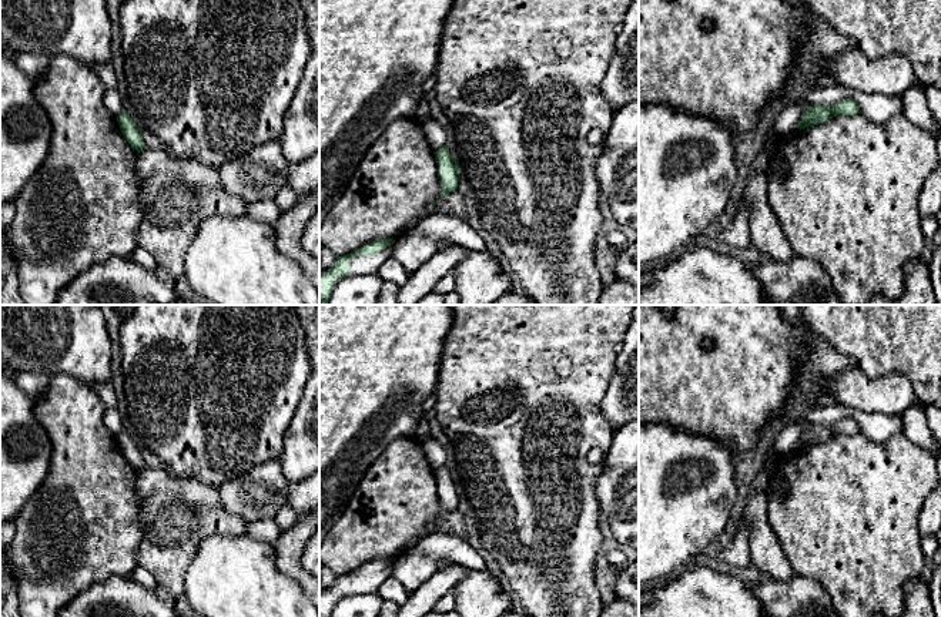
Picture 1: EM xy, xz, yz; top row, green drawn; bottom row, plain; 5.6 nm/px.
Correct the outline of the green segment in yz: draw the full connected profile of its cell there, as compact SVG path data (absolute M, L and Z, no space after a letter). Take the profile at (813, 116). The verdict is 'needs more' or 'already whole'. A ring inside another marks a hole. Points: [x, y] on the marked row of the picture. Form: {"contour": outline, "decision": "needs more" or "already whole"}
{"contour": "M844 98L834 105L813 105L808 107L800 121L797 128L801 131L808 127L814 127L831 120L835 115L857 115L860 114L858 104L851 98Z", "decision": "already whole"}

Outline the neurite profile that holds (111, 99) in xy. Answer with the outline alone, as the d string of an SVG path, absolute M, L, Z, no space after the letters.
M117 88L106 91L104 103L114 118L124 110L123 97L118 94Z

